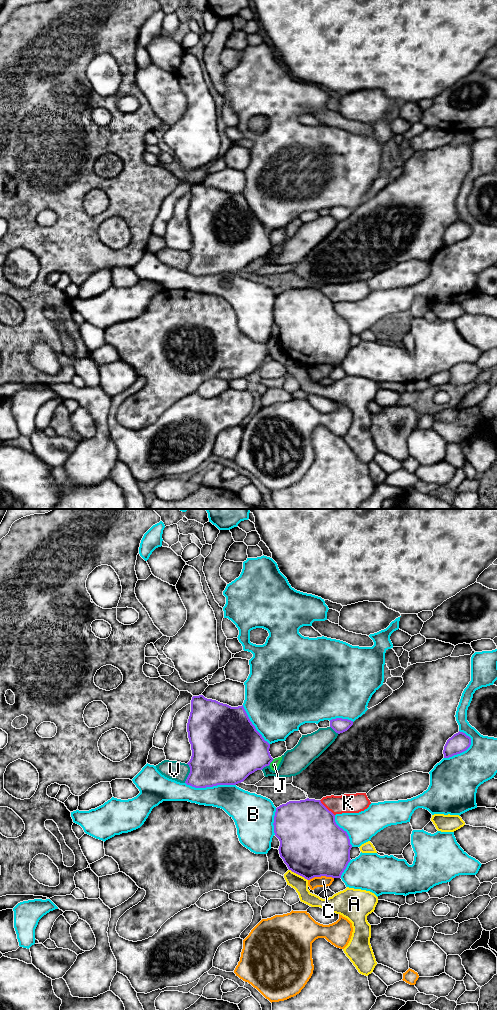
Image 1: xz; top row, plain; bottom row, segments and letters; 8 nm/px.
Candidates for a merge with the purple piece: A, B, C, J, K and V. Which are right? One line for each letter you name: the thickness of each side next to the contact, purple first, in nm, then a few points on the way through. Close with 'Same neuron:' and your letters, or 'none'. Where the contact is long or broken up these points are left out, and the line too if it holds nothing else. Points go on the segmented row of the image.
Same neuron: none

